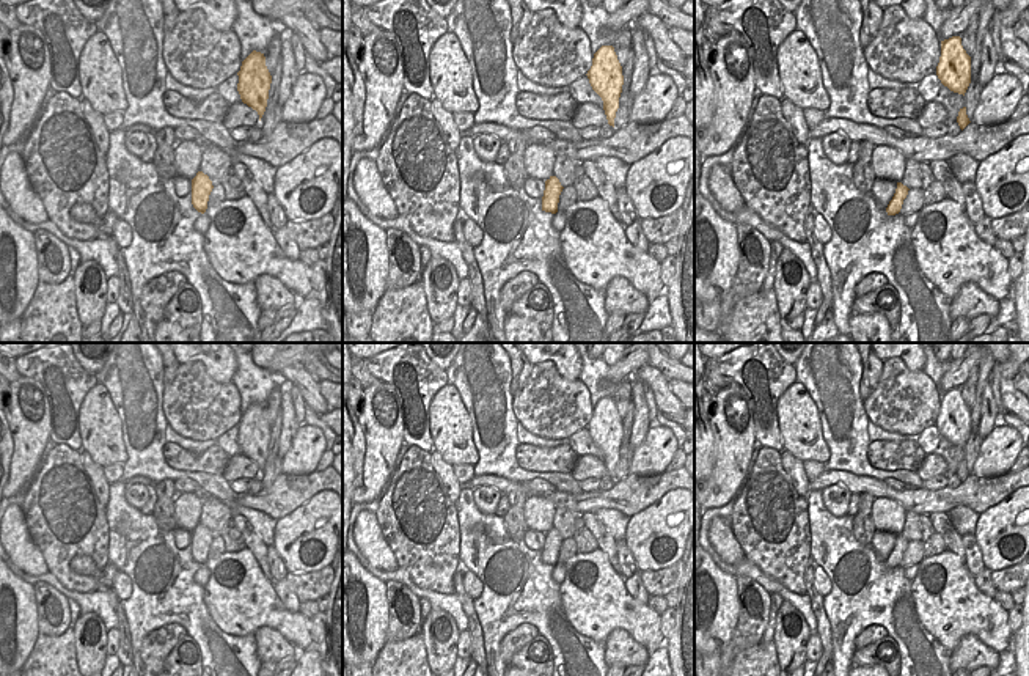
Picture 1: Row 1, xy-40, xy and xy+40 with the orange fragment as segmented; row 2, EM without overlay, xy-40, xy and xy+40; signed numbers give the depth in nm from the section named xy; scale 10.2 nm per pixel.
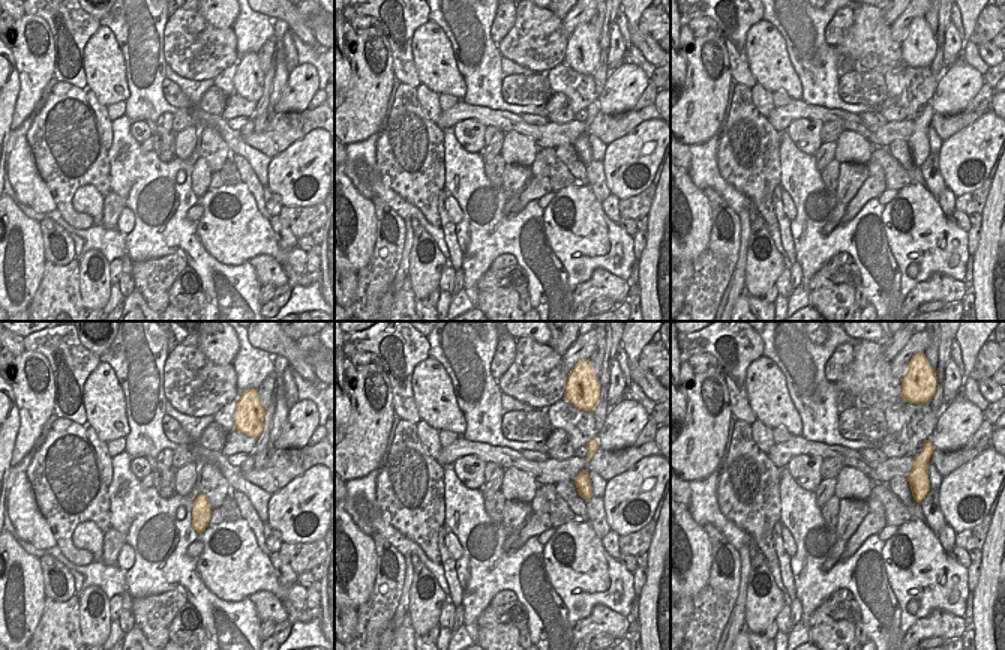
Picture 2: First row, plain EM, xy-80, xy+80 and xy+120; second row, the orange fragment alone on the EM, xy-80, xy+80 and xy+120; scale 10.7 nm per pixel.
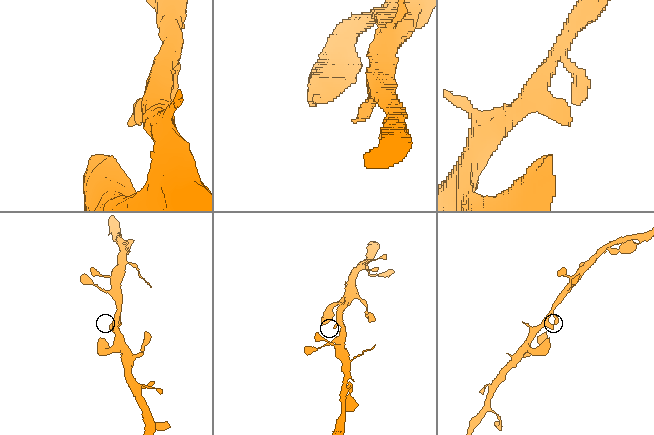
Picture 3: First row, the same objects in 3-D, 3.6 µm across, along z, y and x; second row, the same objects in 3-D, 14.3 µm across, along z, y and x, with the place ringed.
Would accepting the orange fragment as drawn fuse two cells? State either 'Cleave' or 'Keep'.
Keep.

